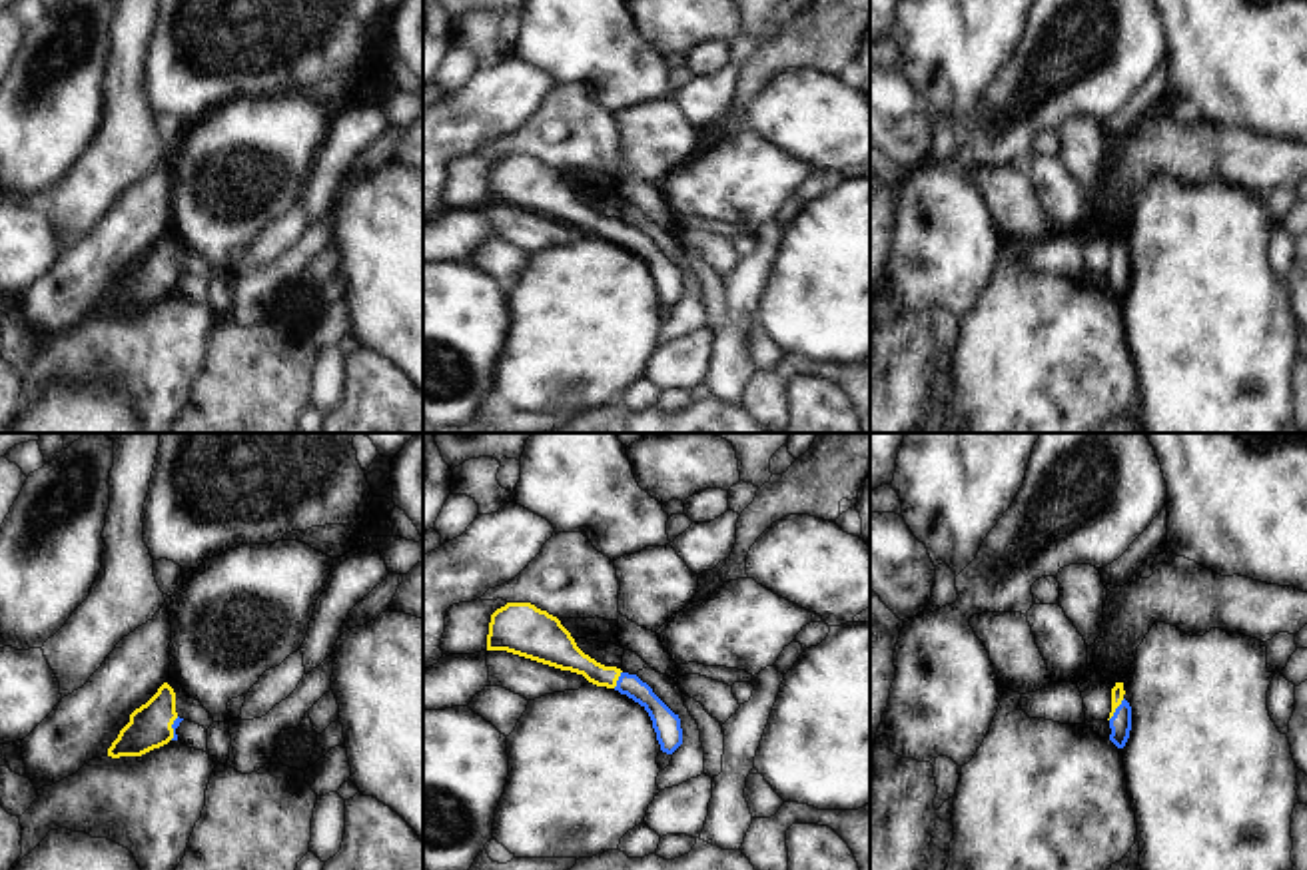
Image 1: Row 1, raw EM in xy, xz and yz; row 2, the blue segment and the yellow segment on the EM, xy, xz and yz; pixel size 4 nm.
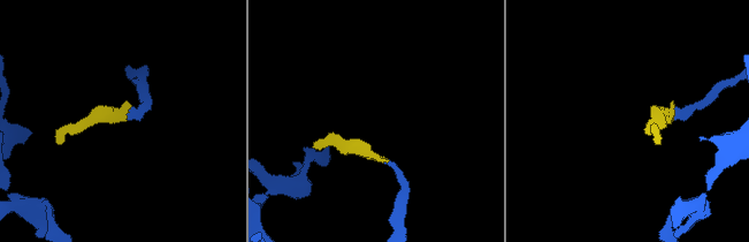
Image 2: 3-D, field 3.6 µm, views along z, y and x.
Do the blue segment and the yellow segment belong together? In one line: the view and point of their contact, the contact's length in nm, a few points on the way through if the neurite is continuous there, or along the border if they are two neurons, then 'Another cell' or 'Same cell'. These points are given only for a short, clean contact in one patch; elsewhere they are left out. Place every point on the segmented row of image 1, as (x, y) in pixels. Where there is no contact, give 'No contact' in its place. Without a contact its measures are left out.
Touches blue at yz (1116, 709). Shared border 110 nm. Path across: yz (1120, 723), (1116, 709), (1118, 691). Same cell.

